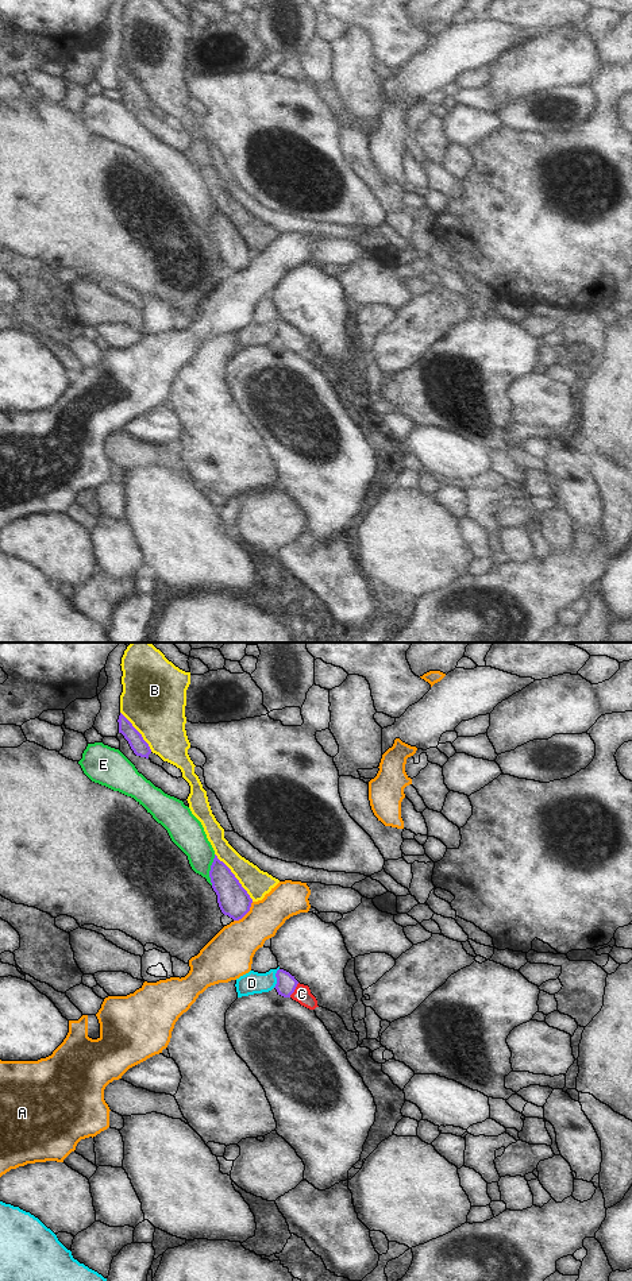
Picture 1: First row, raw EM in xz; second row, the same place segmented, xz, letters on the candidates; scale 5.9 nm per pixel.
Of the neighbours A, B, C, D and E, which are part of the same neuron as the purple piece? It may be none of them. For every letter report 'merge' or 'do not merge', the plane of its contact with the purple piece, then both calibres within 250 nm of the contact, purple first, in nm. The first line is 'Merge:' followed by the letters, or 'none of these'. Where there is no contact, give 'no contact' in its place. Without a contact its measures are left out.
Merge: C
A: do not merge; contact in xz; calibres 190 and 280 nm
B: do not merge; contact in xz; calibres 190 and 160 nm
C: merge; contact in xz; calibres 120 and 100 nm
D: do not merge; contact in xz; calibres 120 and 130 nm
E: do not merge; contact in xz; calibres 190 and 190 nm

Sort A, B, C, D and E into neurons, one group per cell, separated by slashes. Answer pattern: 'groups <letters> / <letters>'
groups A / B / C / D / E

